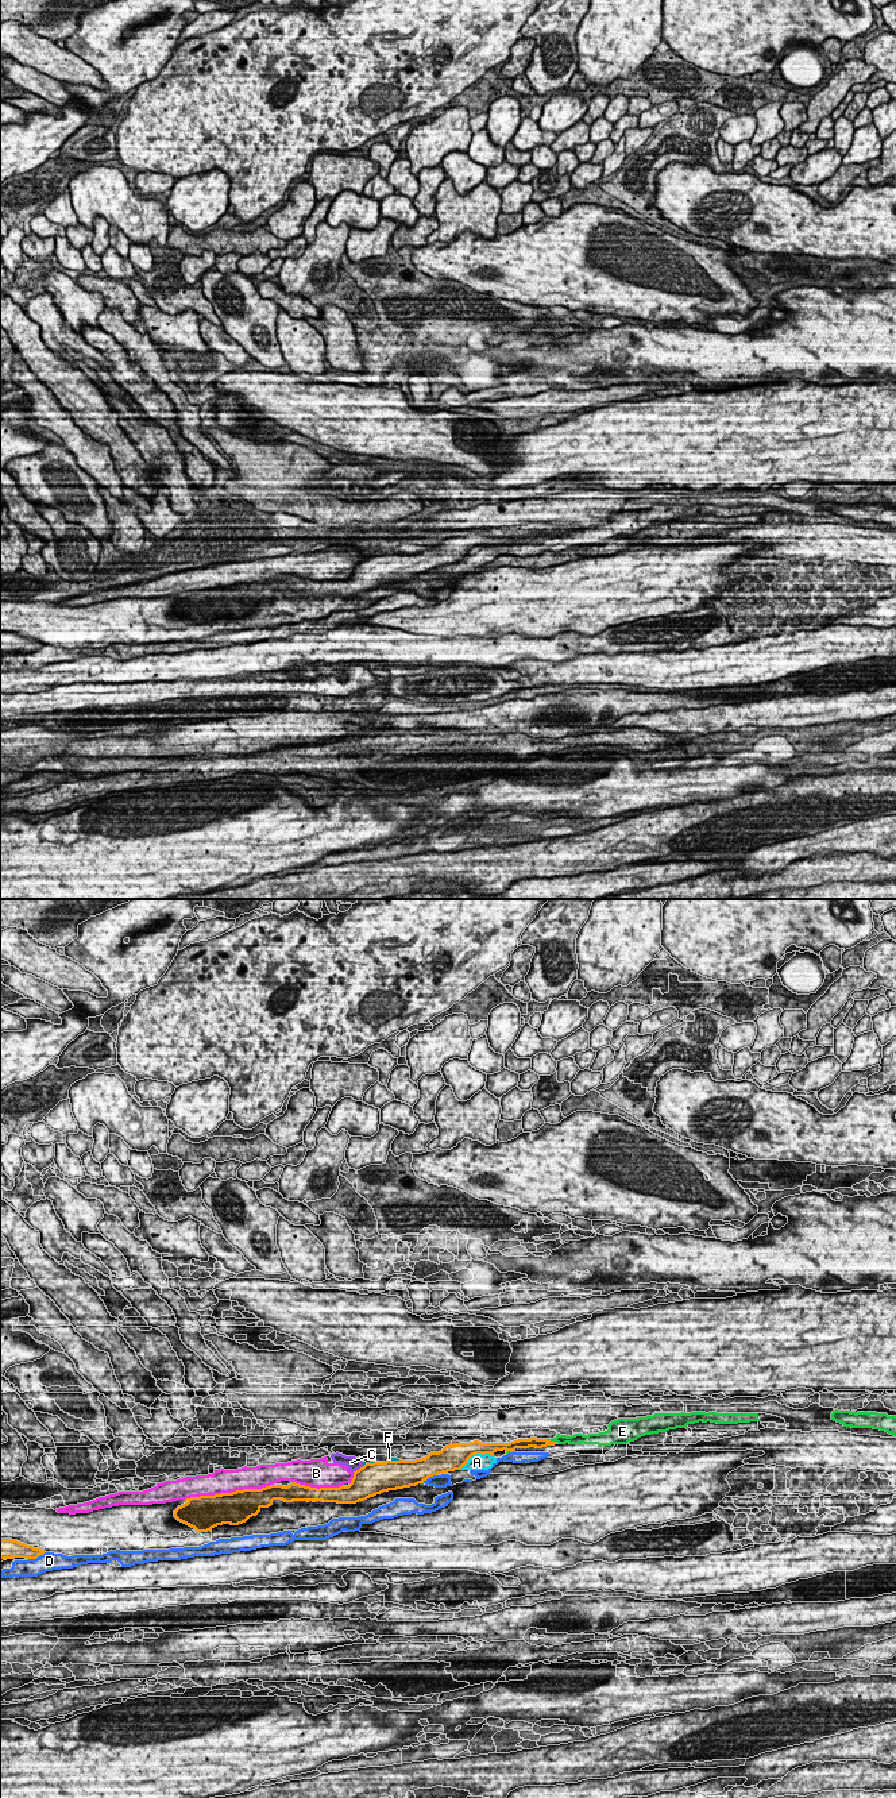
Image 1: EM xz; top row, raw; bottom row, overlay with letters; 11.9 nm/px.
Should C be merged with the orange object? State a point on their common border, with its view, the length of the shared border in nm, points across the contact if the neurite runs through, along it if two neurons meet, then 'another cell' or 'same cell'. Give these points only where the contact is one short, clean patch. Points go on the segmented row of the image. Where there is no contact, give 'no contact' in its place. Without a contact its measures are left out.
contact xz (359, 1469); length 160 nm; border xz (363, 1466), (352, 1472); another cell

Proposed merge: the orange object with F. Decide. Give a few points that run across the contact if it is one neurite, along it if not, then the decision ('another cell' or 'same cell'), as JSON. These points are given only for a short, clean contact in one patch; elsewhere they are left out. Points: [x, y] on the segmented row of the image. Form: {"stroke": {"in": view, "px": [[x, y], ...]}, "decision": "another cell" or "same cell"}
{"decision": "another cell"}

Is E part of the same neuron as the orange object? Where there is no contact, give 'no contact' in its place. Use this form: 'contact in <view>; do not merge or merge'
contact in xz; do not merge

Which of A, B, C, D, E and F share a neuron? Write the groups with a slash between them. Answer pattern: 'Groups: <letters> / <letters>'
Groups: A D E / B C F

